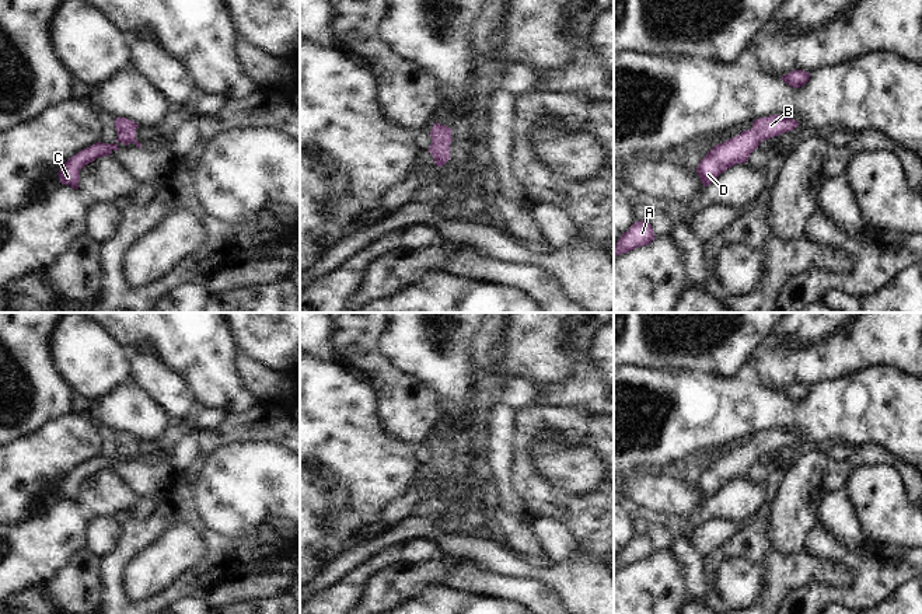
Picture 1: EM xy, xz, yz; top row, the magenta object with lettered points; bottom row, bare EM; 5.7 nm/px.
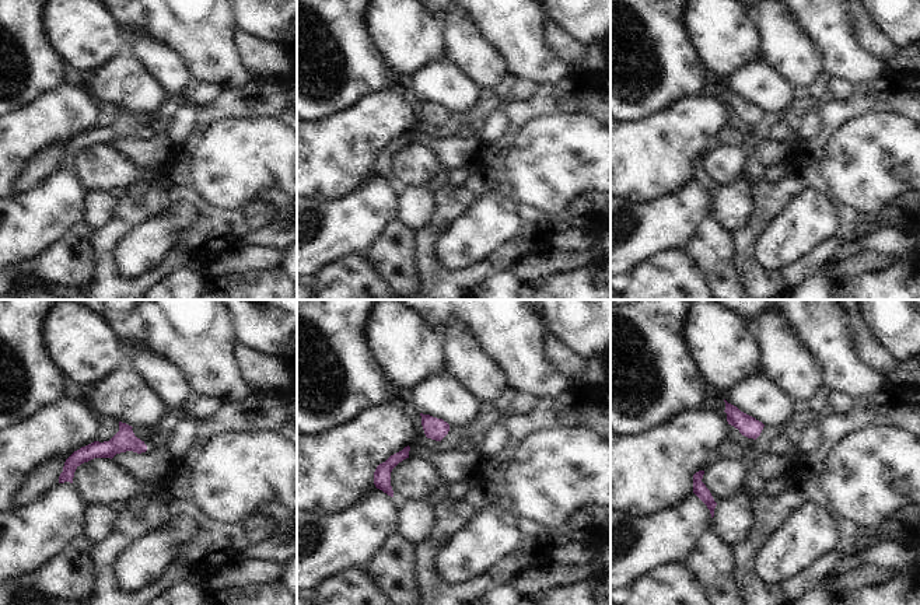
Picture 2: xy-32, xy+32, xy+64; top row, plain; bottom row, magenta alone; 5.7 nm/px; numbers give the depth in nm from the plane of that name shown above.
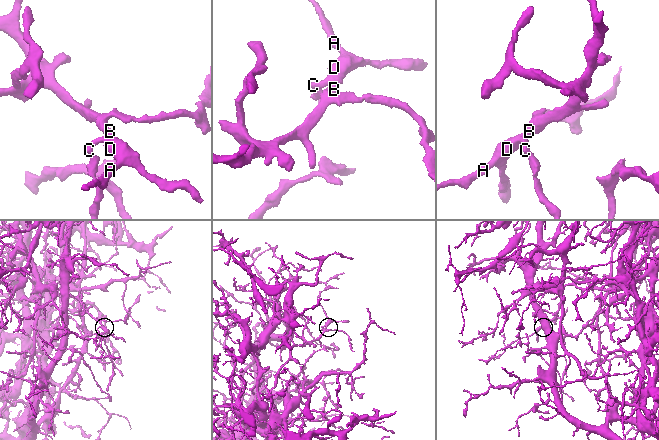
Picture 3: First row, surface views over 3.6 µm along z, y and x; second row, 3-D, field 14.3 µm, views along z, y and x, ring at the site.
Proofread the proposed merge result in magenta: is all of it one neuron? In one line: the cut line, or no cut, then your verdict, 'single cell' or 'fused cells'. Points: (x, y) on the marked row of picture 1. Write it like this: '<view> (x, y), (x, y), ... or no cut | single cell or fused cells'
no cut | single cell

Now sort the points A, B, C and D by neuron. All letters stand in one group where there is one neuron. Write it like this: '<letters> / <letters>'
A B C D

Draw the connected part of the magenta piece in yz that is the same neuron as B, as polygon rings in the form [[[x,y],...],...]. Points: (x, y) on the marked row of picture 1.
[[[780,115],[755,119],[750,130],[744,130],[722,144],[716,144],[706,153],[696,168],[702,185],[710,185],[722,172],[736,164],[747,163],[762,140],[790,132],[797,126],[799,122],[796,119]]]

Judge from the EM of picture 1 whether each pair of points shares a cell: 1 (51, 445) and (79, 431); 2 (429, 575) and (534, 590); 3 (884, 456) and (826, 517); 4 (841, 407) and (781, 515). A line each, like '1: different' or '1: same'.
1: same
2: same
3: different
4: different

